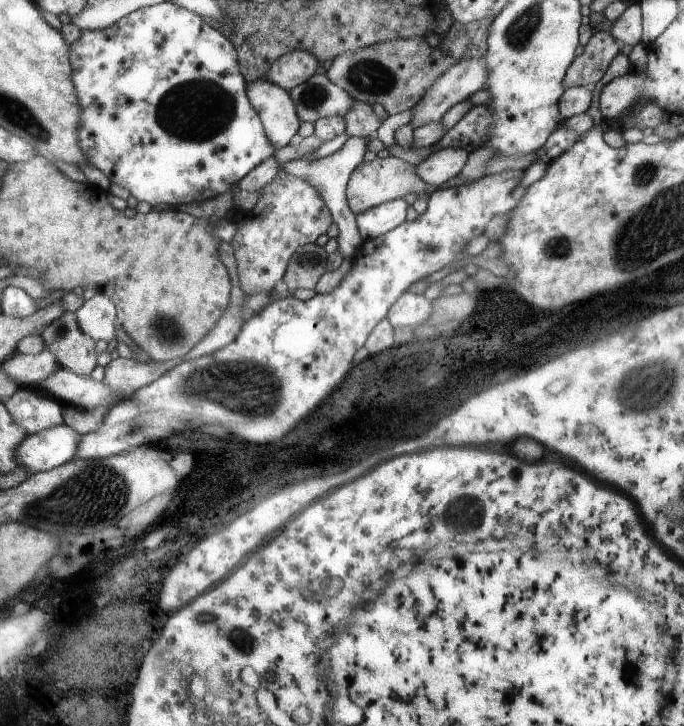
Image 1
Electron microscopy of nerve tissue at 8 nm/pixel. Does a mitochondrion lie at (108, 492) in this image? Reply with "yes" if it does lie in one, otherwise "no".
yes

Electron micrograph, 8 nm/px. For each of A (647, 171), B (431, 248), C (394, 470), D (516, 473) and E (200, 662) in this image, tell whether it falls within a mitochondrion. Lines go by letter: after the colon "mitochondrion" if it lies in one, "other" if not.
A: mitochondrion
B: mitochondrion
C: other
D: other
E: other

